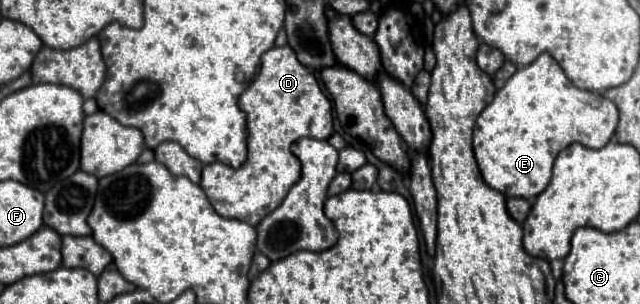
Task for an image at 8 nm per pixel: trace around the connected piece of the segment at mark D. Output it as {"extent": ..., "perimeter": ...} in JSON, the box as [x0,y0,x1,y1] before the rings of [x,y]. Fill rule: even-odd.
{"extent":[201,46,333,226],"perimeter":[[[289,46],[271,48],[261,56],[261,68],[259,74],[253,78],[253,82],[247,86],[247,90],[239,96],[239,108],[247,114],[247,160],[241,168],[231,168],[219,162],[203,166],[201,174],[201,188],[207,194],[211,206],[217,214],[223,218],[235,218],[241,222],[247,222],[251,226],[257,226],[269,212],[273,212],[283,198],[287,196],[289,188],[299,180],[301,176],[301,164],[291,152],[291,144],[303,136],[327,140],[333,134],[333,116],[331,116],[331,102],[323,94],[315,74],[301,66],[297,62],[297,56]]]}

